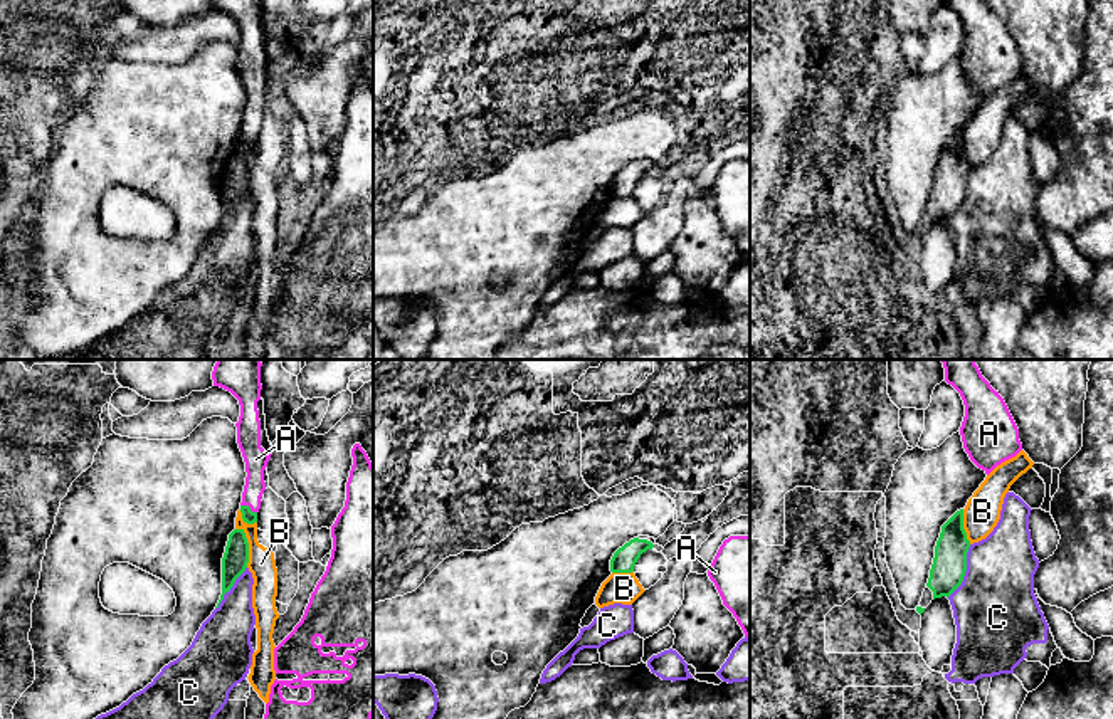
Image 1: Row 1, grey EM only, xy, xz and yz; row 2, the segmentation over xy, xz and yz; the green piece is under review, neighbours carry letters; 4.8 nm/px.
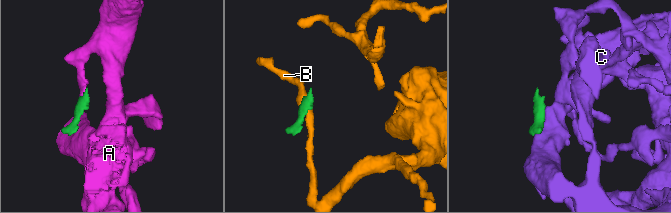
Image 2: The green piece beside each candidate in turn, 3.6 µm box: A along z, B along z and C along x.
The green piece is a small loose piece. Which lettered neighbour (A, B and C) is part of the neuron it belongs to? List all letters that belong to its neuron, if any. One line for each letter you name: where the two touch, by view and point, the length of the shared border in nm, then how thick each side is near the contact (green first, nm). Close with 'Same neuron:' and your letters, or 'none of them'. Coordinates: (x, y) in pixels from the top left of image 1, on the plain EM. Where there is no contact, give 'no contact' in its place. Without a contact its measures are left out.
A: xy (249, 131) | 90 nm | 60/120 nm
Same neuron: A

